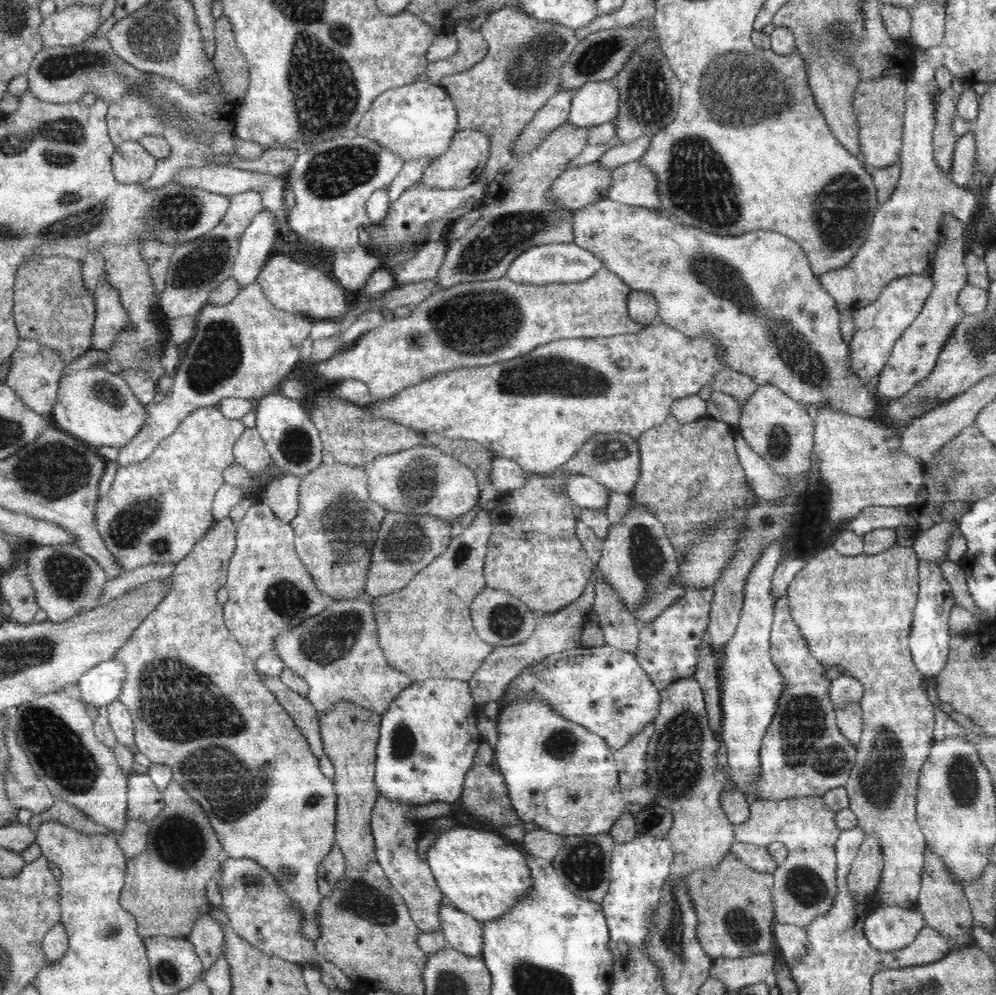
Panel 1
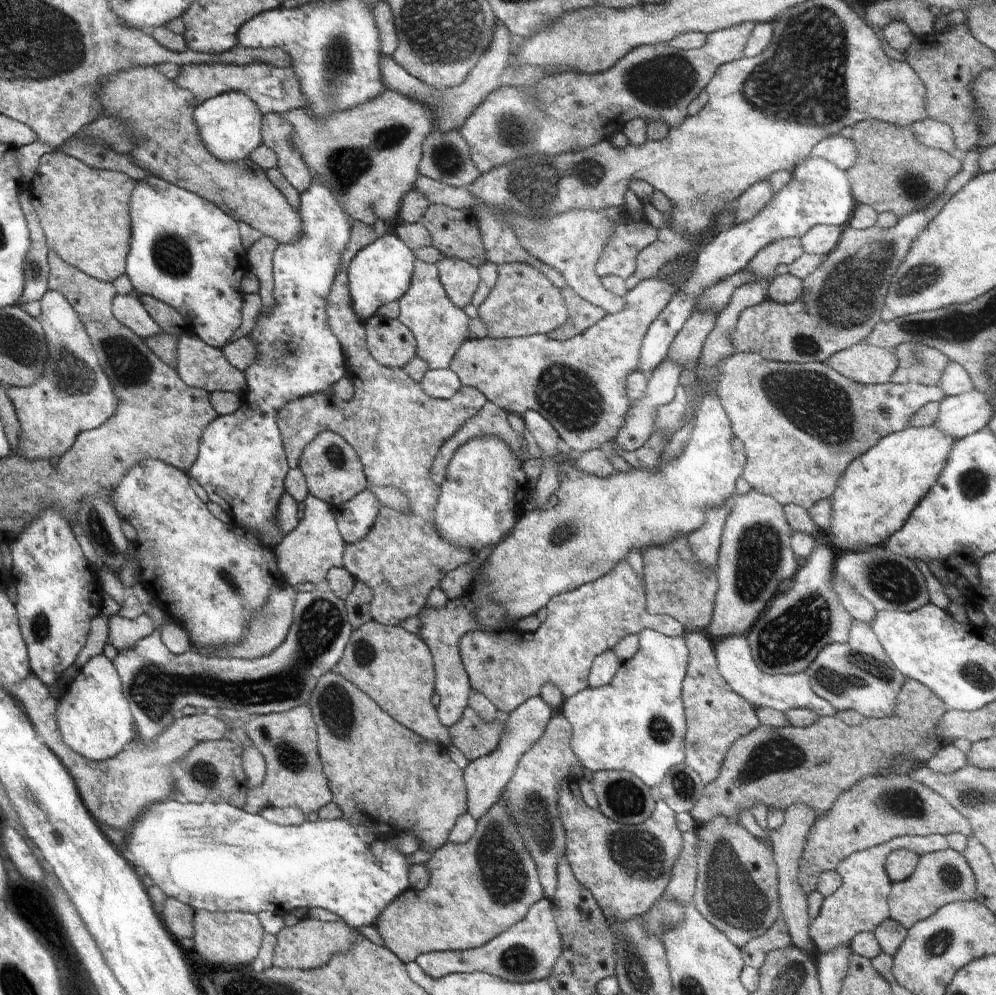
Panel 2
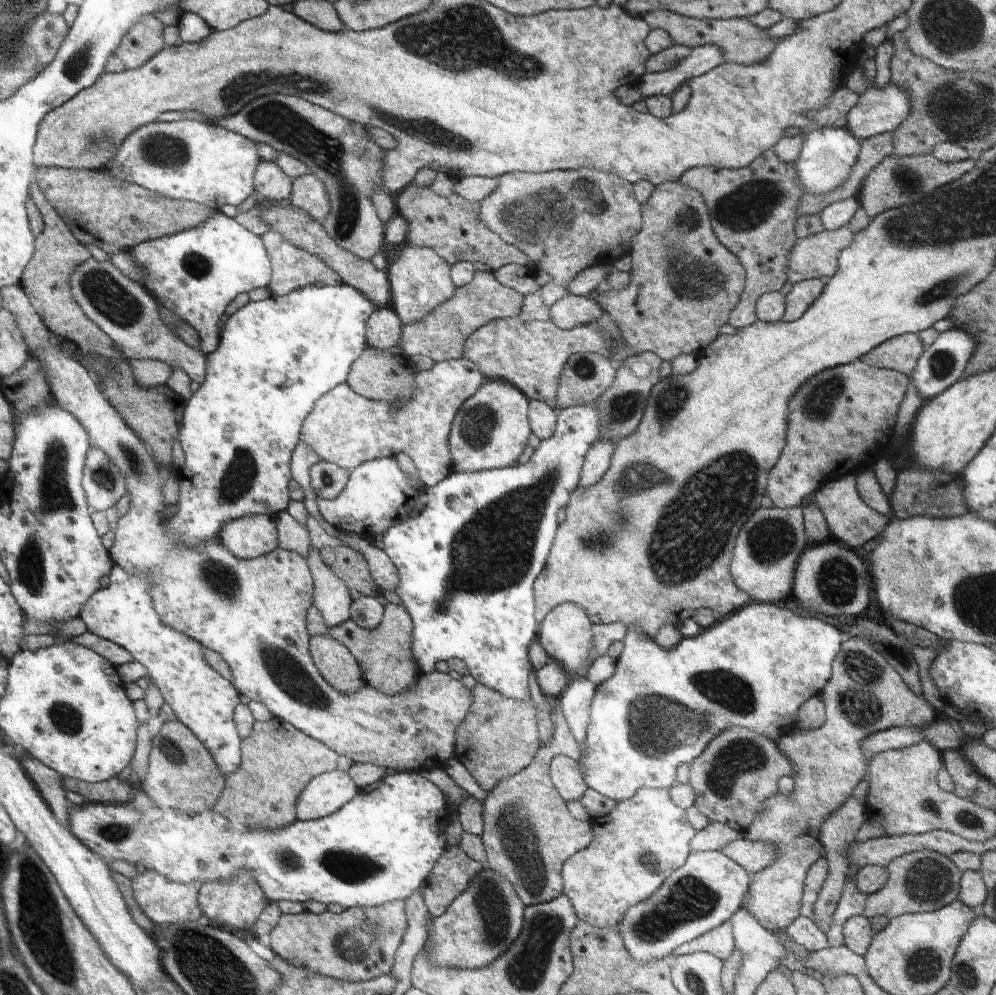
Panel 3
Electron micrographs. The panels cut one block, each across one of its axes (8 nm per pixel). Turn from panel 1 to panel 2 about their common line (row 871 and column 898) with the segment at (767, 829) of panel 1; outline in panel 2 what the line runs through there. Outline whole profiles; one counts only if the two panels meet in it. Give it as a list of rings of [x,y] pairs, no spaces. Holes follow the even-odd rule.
[[[873,775],[856,782],[844,790],[834,806],[820,814],[808,832],[804,850],[800,854],[798,884],[808,896],[817,890],[818,876],[835,871],[836,866],[852,854],[878,846],[896,837],[914,835],[948,835],[960,832],[968,837],[973,834],[971,824],[949,802],[920,784],[909,775]]]

